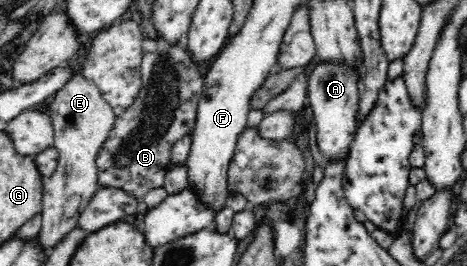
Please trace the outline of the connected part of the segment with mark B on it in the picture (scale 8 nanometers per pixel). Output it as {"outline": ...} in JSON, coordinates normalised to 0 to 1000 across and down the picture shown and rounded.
{"outline":[[[347,147],[336,165],[336,195],[306,211],[300,248],[306,278],[302,346],[287,391],[248,444],[231,526],[203,594],[208,707],[272,718],[298,763],[321,714],[351,695],[370,541],[388,511],[413,496],[437,331],[435,278],[426,271],[426,248],[418,244],[396,162],[366,173]]]}

